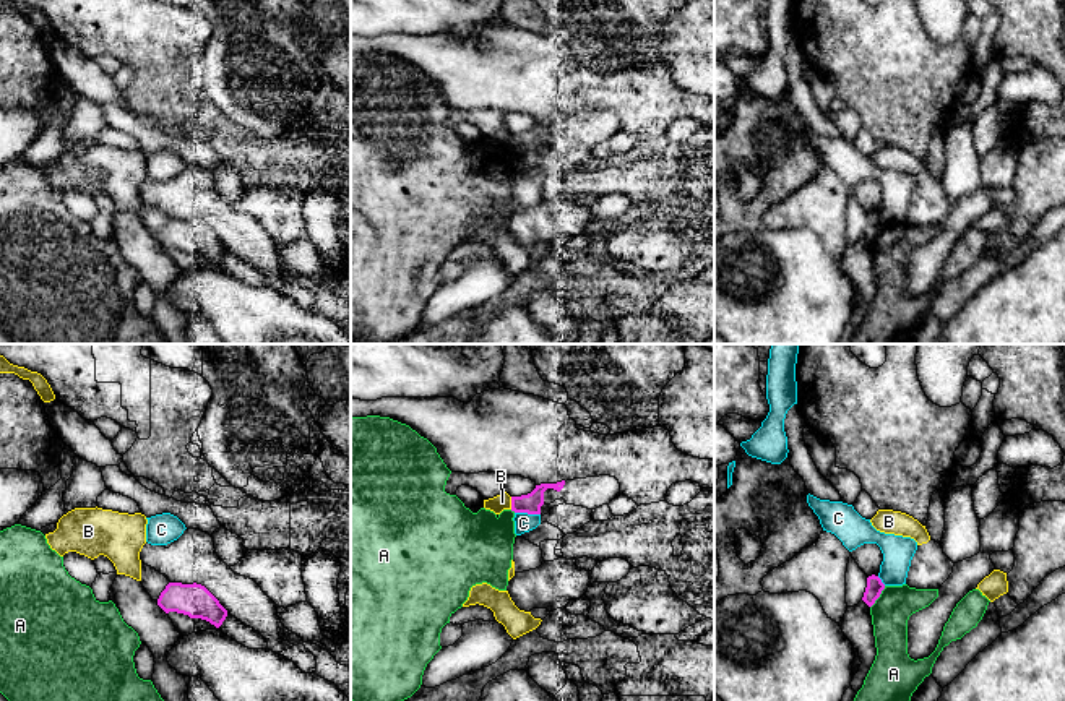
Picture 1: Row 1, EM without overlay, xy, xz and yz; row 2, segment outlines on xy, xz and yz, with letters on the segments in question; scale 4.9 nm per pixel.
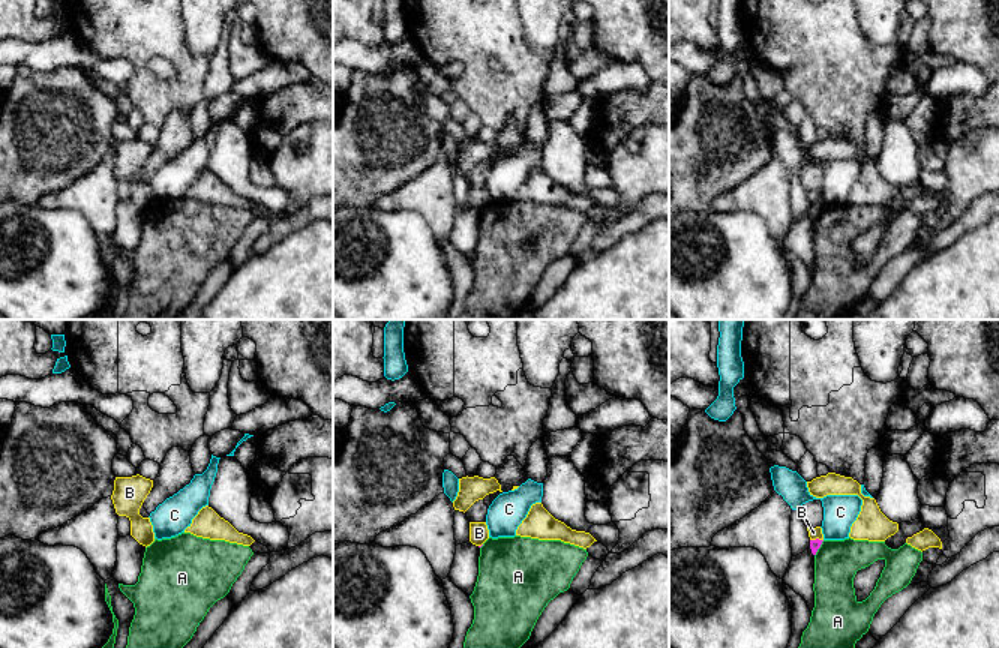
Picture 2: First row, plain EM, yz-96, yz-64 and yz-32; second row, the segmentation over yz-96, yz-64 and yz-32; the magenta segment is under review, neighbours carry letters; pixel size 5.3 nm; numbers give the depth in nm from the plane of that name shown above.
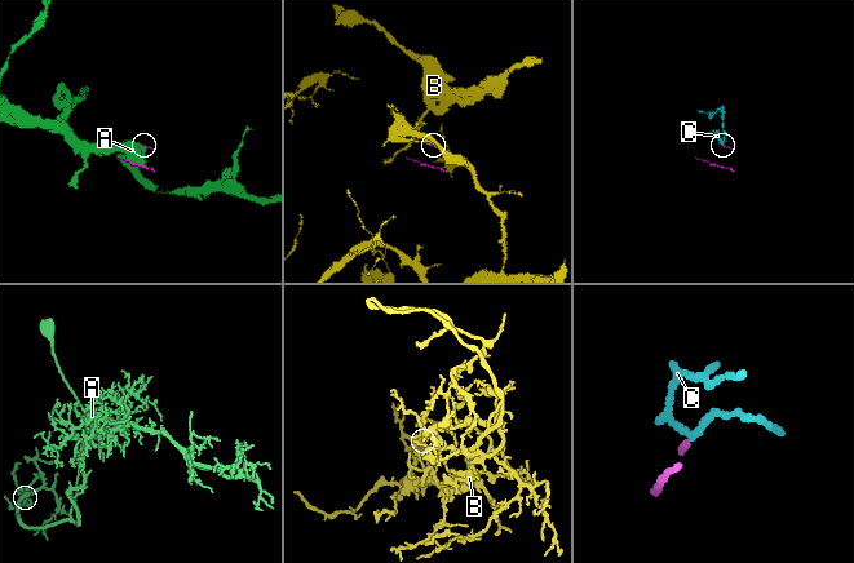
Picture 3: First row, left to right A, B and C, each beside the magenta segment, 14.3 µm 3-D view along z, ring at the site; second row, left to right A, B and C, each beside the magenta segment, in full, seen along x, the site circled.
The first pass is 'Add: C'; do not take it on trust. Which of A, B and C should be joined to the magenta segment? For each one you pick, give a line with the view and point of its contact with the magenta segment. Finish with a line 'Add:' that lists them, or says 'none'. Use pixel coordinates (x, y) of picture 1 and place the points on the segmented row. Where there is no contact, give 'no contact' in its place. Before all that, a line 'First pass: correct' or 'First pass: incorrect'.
First pass: incorrect
Add: none

